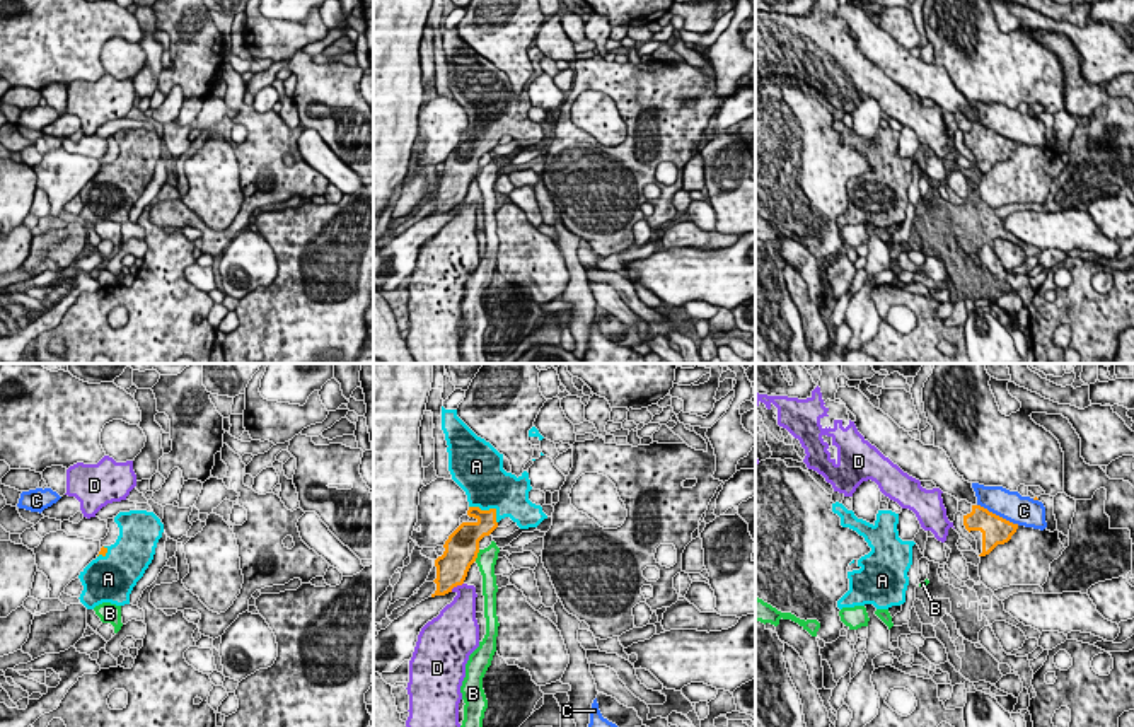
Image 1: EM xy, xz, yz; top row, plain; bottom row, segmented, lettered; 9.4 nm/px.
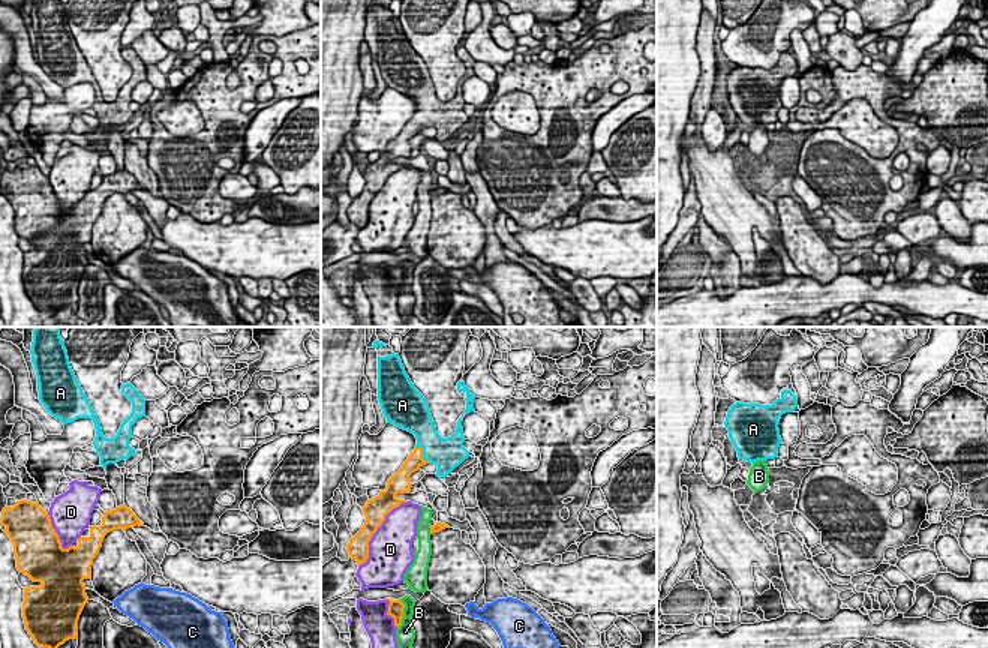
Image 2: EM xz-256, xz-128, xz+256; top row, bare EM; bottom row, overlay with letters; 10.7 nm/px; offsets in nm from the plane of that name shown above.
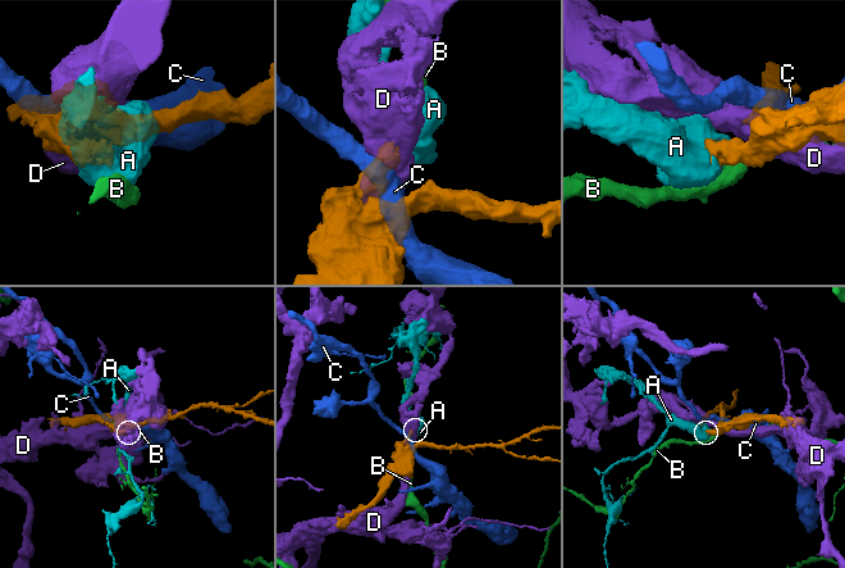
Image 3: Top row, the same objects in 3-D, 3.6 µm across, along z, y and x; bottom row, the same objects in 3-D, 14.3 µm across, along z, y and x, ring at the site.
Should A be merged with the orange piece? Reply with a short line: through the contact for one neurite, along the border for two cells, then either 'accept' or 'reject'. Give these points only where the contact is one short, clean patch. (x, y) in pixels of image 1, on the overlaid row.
accept

